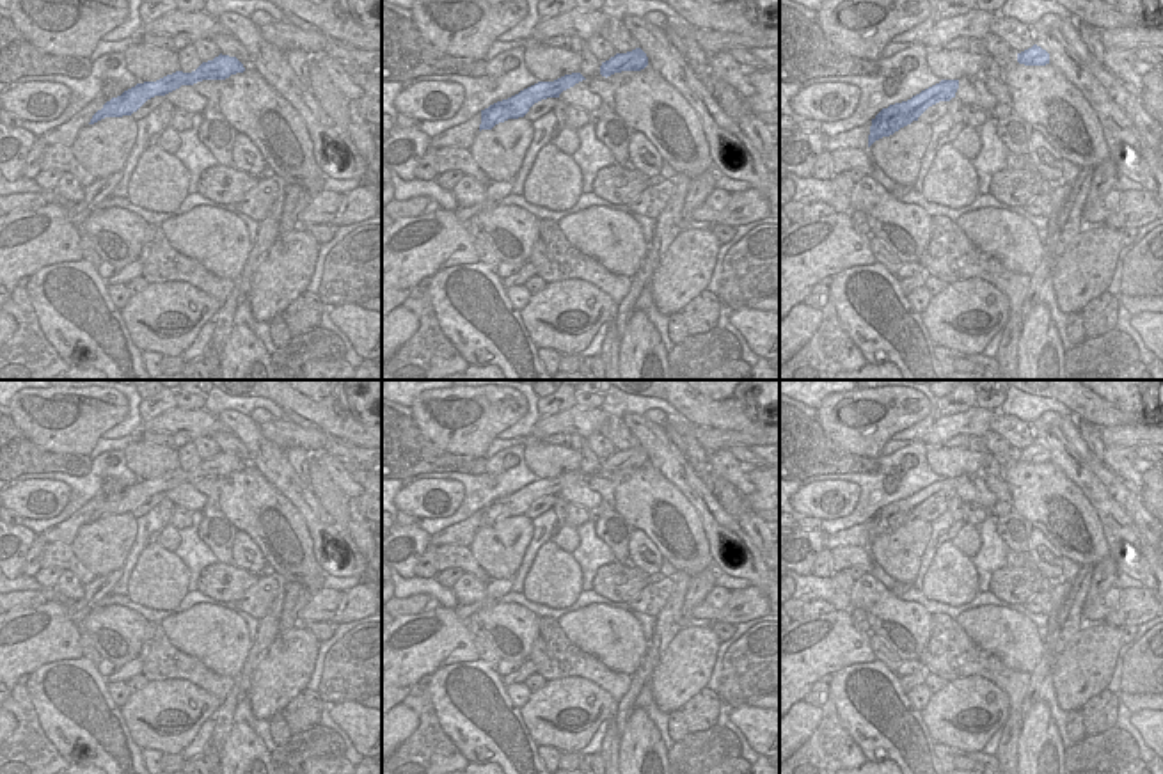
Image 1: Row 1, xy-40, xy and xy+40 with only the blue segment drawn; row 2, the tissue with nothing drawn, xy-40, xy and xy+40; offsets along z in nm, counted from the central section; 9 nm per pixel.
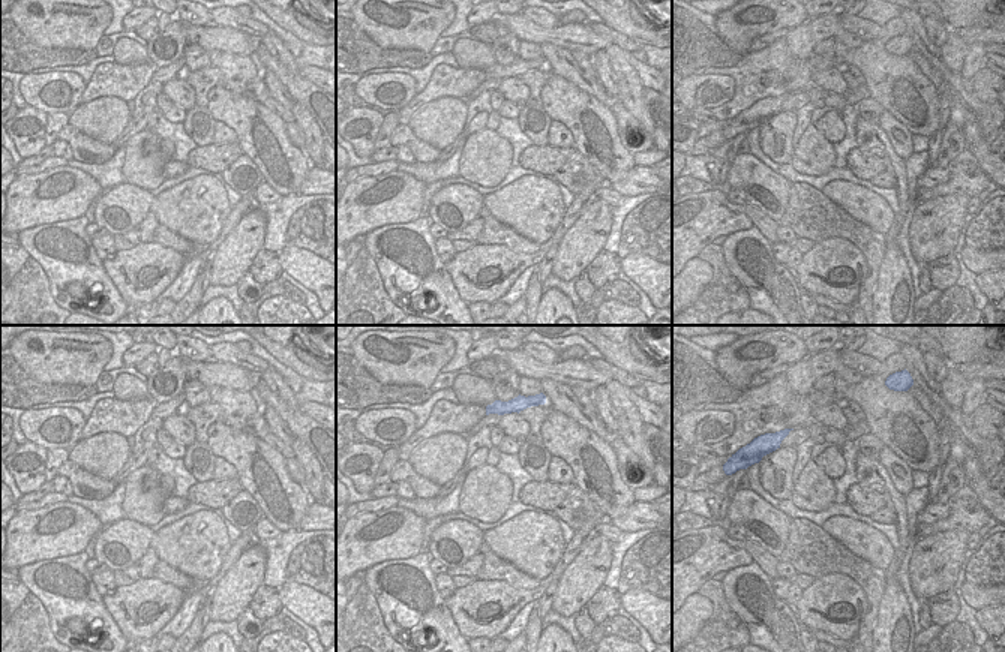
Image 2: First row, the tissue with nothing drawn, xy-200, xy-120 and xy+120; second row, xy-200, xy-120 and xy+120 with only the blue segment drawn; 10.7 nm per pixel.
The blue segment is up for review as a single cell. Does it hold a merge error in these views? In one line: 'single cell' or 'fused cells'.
single cell

